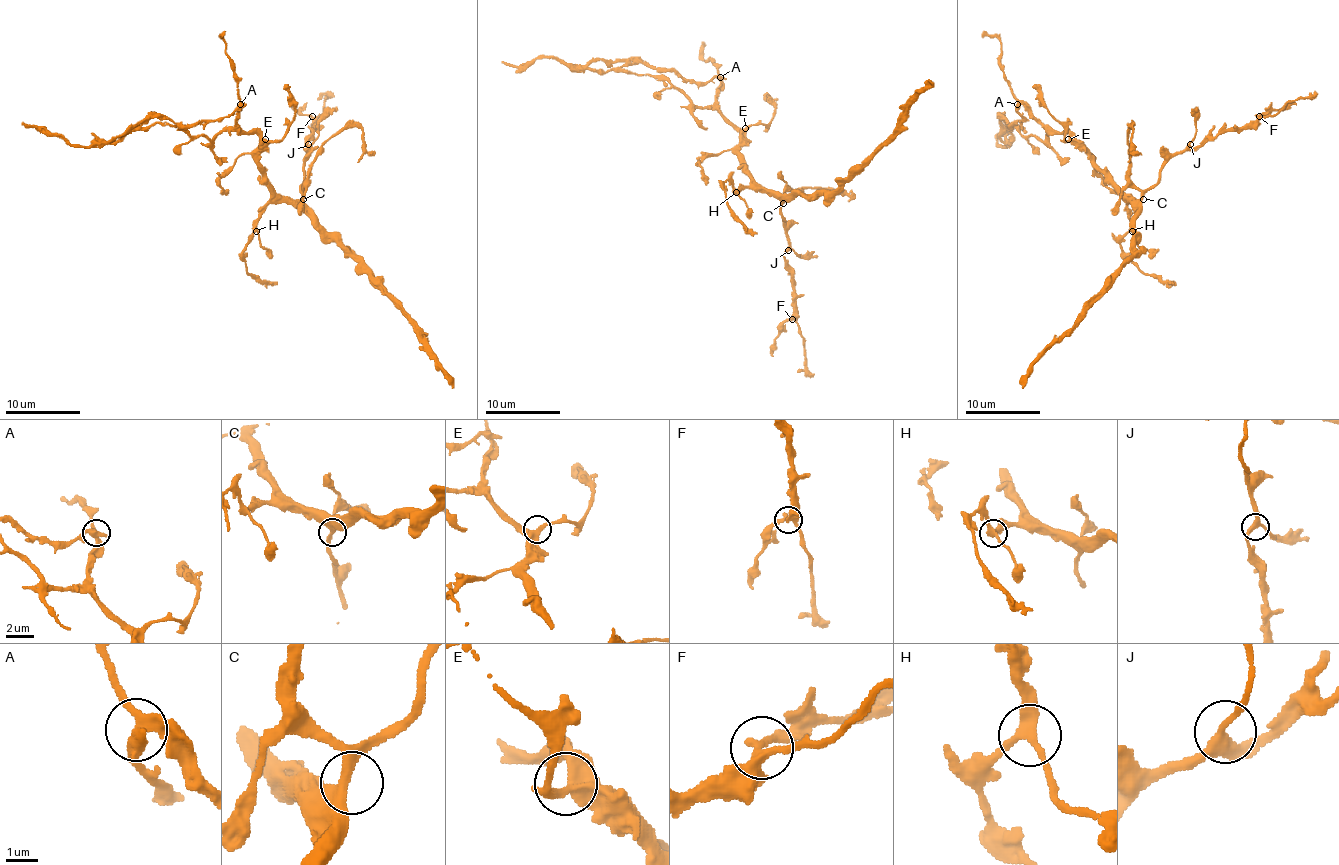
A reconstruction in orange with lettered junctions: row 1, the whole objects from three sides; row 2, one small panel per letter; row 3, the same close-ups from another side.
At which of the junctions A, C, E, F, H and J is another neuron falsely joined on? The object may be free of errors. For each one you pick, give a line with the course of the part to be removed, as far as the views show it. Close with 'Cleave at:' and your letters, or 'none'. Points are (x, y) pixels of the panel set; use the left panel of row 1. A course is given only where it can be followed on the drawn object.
A: course (241, 103), (230, 115), (188, 126), (145, 116), (119, 137), (87, 146), (22, 122)
Cleave at: A

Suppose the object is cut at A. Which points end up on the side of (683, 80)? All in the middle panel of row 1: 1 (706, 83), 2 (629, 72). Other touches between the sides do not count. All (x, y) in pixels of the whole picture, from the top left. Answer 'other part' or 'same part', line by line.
1: same part
2: other part

